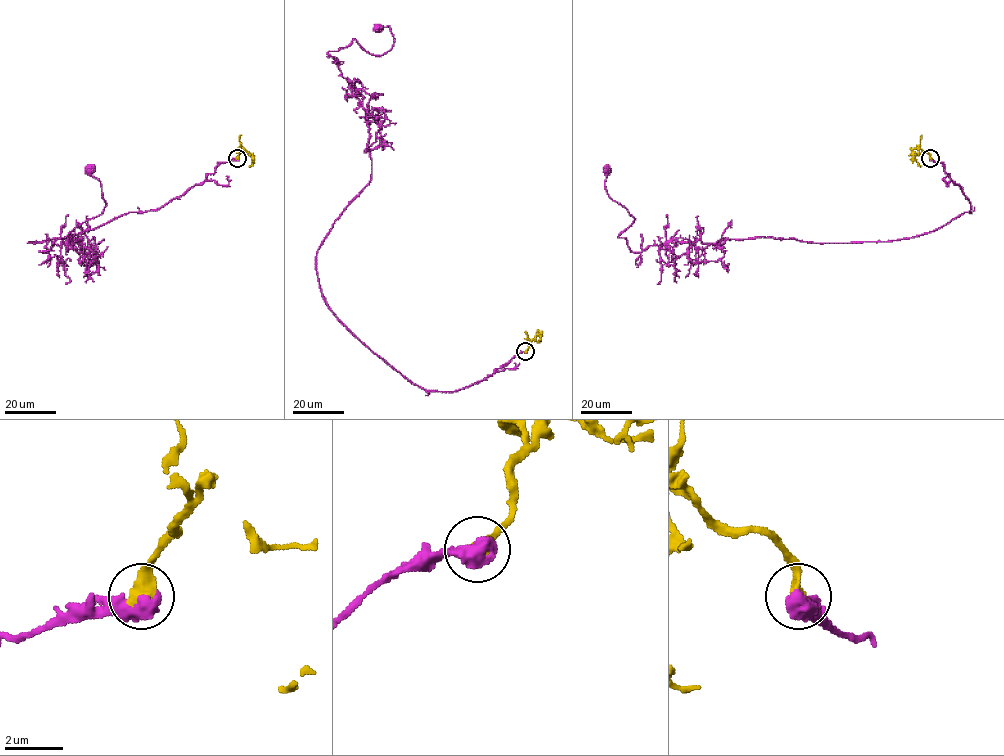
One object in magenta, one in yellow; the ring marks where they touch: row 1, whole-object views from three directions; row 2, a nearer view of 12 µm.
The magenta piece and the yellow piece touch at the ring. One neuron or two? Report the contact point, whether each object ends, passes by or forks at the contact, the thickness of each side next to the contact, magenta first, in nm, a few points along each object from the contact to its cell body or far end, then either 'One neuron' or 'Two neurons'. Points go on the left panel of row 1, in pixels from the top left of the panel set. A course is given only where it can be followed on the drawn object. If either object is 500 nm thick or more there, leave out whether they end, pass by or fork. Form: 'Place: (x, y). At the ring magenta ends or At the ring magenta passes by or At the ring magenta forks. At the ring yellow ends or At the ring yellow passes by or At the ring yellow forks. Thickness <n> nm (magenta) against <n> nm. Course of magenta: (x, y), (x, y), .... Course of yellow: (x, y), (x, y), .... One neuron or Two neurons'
Place: (237, 158). Thickness 700 nm (magenta) against 500 nm. Course of magenta: (237, 158), (158, 208), (27, 242), (83, 238), (40, 252), (102, 213), (100, 182), (89, 170). Course of yellow: (237, 158), (244, 149), (251, 155), (251, 166). One neuron

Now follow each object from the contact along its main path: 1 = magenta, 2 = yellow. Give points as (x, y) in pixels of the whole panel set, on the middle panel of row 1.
1: (525, 351), (425, 390), (325, 300), (316, 252), (371, 174), (365, 109), (328, 53), (386, 53), (377, 27)
2: (525, 351), (537, 336), (541, 337), (539, 343)

